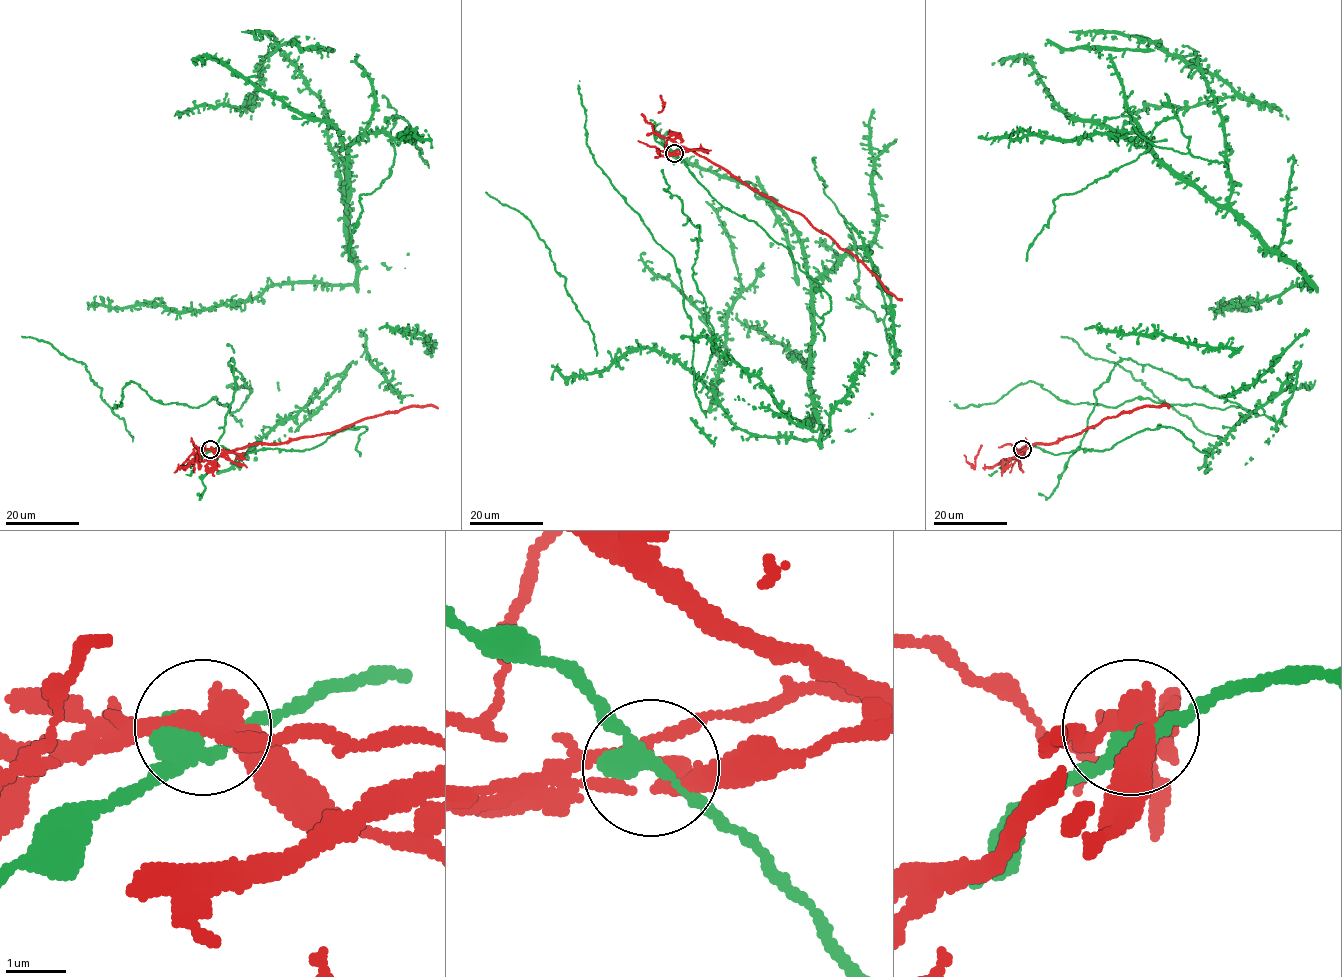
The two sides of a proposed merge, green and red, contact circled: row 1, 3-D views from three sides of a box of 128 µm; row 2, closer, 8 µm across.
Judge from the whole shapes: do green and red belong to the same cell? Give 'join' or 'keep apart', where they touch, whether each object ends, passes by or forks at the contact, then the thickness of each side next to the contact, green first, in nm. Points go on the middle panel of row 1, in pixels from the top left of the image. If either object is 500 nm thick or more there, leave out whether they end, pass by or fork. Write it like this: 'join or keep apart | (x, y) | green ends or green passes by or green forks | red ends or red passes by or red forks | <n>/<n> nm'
keep apart | (674, 153) | green passes by | red forks | 360/280 nm

